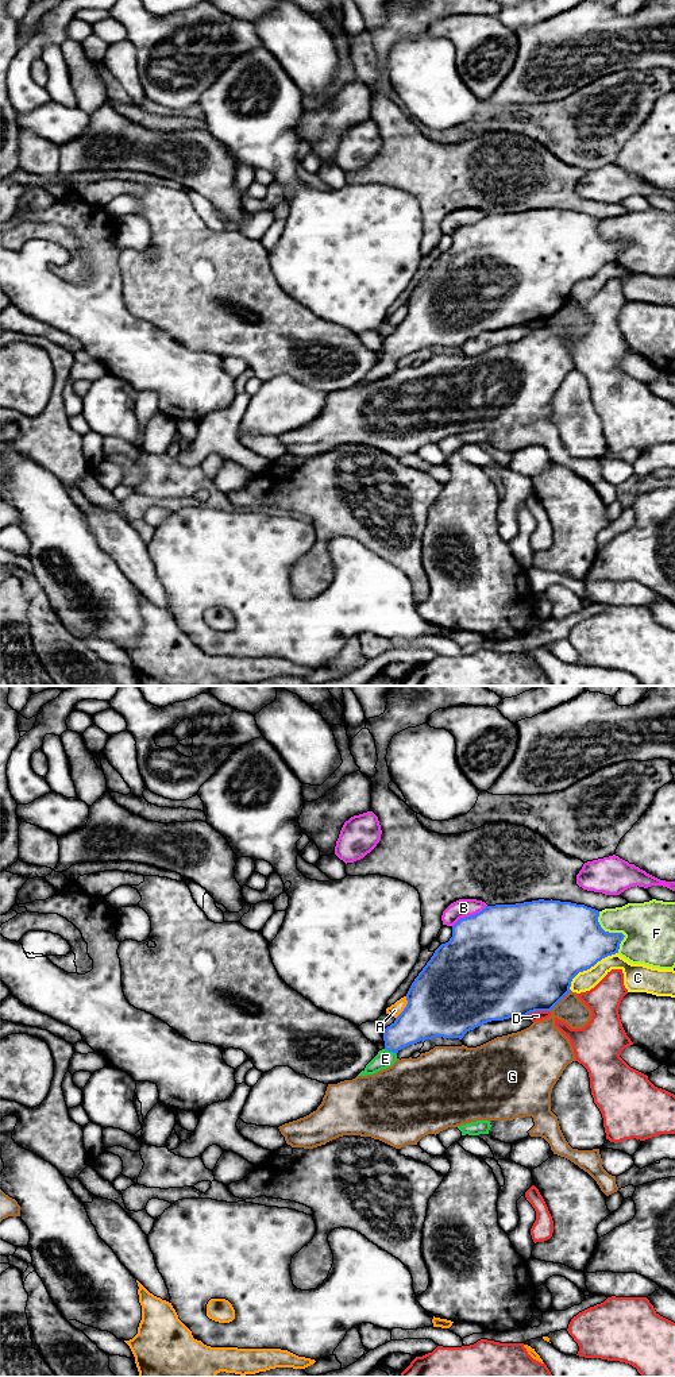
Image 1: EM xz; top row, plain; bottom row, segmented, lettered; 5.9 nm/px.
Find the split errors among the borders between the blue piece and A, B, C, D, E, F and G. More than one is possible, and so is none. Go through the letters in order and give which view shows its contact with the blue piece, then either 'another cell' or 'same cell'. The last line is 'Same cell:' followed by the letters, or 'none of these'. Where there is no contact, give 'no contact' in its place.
A: contact in xz; another cell
B: contact in xz; another cell
C: contact in xz; another cell
D: contact in xz; another cell
E: contact in xz; same cell
F: contact in xz; another cell
G: contact in xz; another cell
Same cell: E

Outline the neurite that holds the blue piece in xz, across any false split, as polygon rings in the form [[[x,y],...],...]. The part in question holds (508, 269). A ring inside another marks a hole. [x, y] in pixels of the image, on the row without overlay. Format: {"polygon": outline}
{"polygon": [[[532,209],[516,213],[486,215],[482,220],[460,227],[452,235],[452,246],[441,252],[412,292],[408,313],[383,339],[385,356],[358,385],[374,383],[392,375],[397,362],[409,354],[436,346],[459,347],[475,336],[535,320],[551,320],[571,298],[572,288],[602,267],[618,262],[622,242],[605,240],[598,231],[599,220],[585,213],[560,209]]]}

